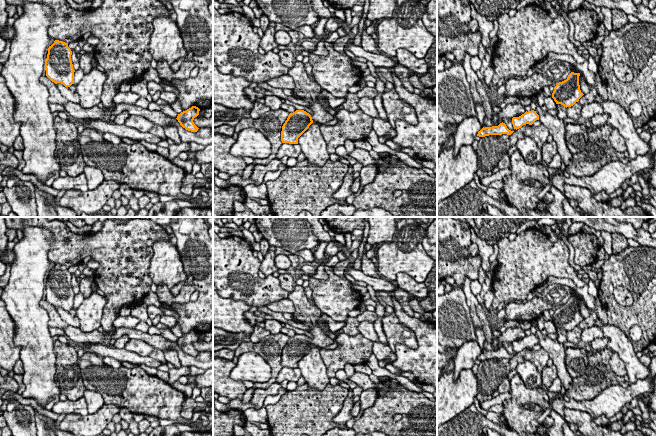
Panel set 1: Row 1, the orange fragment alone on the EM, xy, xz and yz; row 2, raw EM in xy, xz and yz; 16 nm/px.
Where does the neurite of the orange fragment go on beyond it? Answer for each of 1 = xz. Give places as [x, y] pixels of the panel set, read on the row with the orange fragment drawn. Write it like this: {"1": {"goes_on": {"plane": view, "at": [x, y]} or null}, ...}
{"1": {"goes_on": null}}

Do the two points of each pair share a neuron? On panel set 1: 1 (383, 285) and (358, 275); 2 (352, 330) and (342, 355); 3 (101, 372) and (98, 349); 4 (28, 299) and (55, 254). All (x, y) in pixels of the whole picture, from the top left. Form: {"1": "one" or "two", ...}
{"1": "one", "2": "two", "3": "two", "4": "two"}

